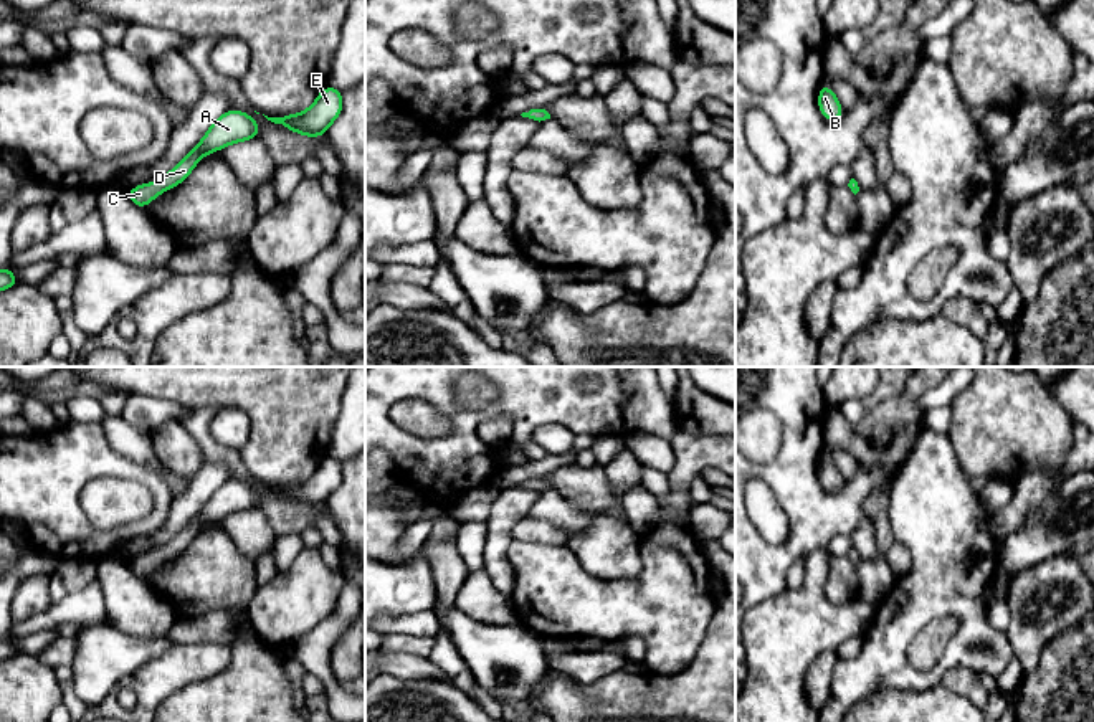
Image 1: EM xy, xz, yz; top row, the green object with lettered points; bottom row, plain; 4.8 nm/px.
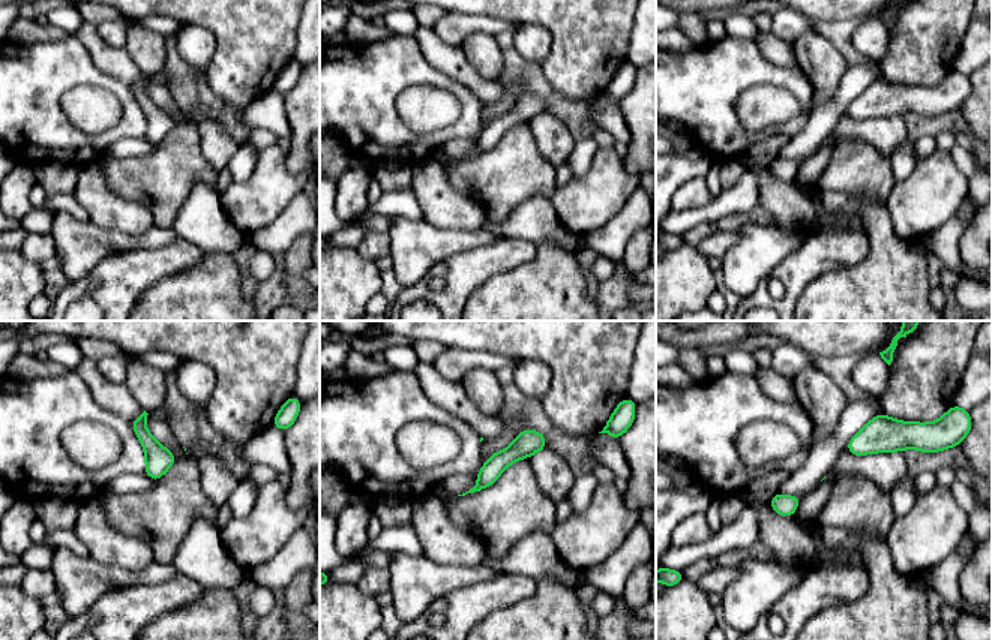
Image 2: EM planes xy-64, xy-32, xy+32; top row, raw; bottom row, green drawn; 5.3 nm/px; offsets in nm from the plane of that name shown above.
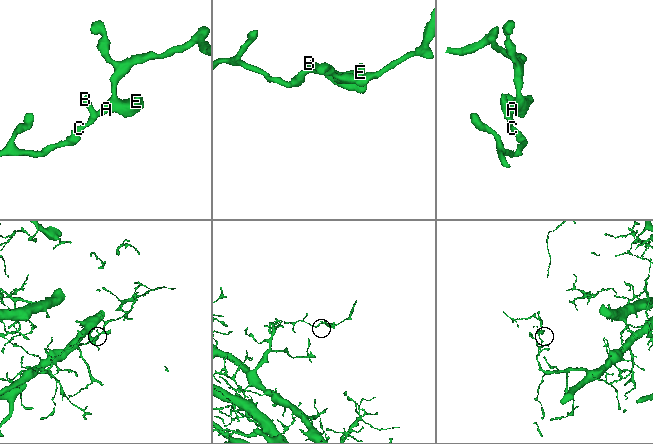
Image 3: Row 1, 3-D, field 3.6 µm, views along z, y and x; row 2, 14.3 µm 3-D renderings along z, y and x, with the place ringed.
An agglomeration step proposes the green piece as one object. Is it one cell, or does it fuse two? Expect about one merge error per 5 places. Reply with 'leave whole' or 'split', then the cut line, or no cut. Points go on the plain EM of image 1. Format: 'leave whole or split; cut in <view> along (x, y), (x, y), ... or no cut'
leave whole; no cut

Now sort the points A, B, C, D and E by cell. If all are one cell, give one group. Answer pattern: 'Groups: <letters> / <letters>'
Groups: A B C D E

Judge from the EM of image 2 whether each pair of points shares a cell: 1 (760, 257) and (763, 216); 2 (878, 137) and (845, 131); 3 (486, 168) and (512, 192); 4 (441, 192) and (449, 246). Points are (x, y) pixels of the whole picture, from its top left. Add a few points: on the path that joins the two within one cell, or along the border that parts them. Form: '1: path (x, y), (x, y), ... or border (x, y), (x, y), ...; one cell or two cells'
1: border (773, 224), (746, 222), (736, 231); two cells
2: path (871, 131), (853, 131); one cell
3: path (492, 174), (506, 186); one cell
4: border (422, 218), (443, 228), (482, 228); two cells

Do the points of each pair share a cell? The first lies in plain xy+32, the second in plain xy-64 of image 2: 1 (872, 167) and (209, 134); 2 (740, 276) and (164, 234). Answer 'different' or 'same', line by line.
1: different
2: same

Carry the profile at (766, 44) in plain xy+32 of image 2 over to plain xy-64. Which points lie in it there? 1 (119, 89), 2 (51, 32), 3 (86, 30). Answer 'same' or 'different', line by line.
1: different
2: same
3: same

